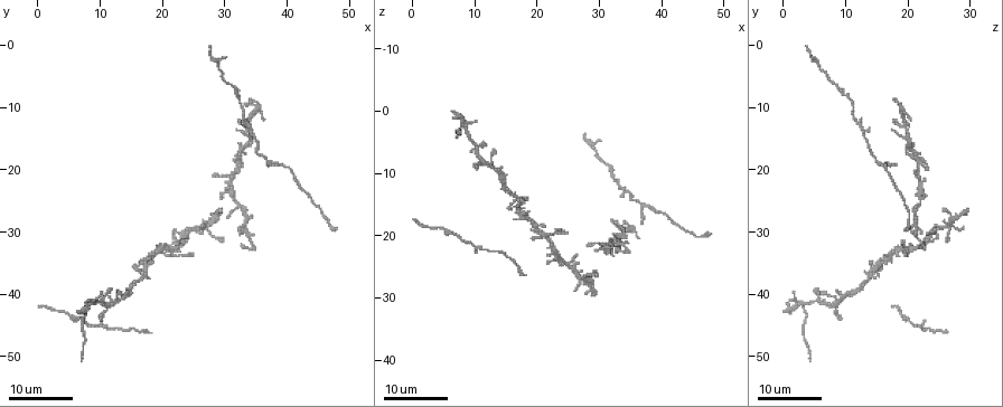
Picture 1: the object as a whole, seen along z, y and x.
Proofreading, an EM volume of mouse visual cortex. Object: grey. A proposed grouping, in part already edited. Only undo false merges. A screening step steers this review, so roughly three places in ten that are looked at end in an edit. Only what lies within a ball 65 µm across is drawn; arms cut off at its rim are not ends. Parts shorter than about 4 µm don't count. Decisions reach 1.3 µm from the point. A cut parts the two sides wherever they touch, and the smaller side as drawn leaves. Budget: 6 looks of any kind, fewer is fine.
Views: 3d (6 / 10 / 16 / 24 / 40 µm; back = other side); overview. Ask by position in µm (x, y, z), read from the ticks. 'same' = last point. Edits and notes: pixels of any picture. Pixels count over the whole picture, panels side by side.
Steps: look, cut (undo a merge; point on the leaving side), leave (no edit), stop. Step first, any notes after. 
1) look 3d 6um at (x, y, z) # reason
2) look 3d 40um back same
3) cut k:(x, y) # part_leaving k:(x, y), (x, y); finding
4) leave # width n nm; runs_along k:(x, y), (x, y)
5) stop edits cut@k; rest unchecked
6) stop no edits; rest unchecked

look 3d 16um at (31.0, 23.0, 22.5) # looks like a crossing

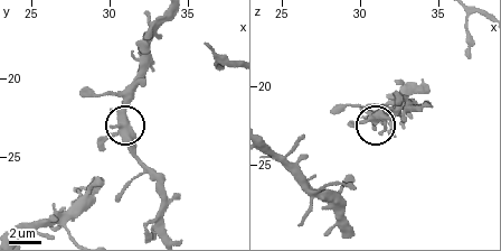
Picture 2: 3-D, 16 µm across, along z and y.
look 3d 10um same

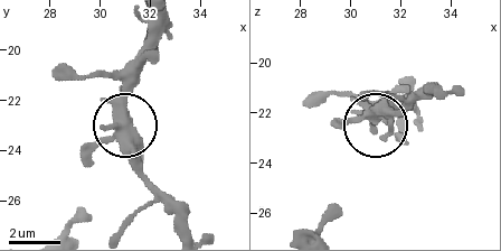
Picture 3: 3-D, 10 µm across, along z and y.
leave # arms 5; all the same neuron

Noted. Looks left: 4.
look 3d 24um at (11.0, 41.5, 8.0) # arms part here

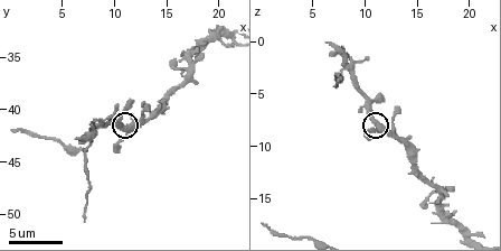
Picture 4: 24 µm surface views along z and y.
look 3d 6um at (11.2, 42.0, 8.4)

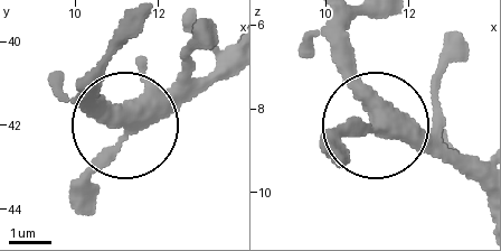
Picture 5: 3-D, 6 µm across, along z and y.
leave # arms 3; runs_along 5:(480, 192), (436, 156), (384, 135), (366, 84), (322, 34); one neuron here

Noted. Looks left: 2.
look 3d 16um at (33.5, 30.5, 21.5) # four-way junction

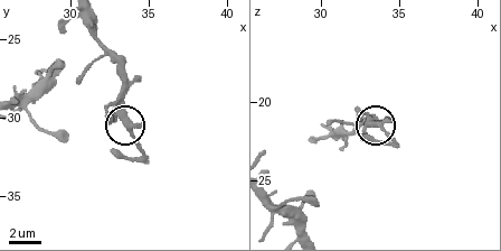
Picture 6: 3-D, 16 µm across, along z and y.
look 3d 10um at (33.6, 30.6, 21.4)

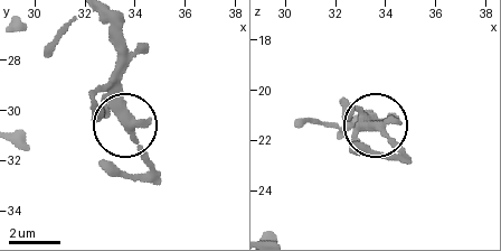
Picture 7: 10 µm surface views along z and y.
leave # arms 4; one neuron here

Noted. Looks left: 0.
stop no edits; rest unchecked

